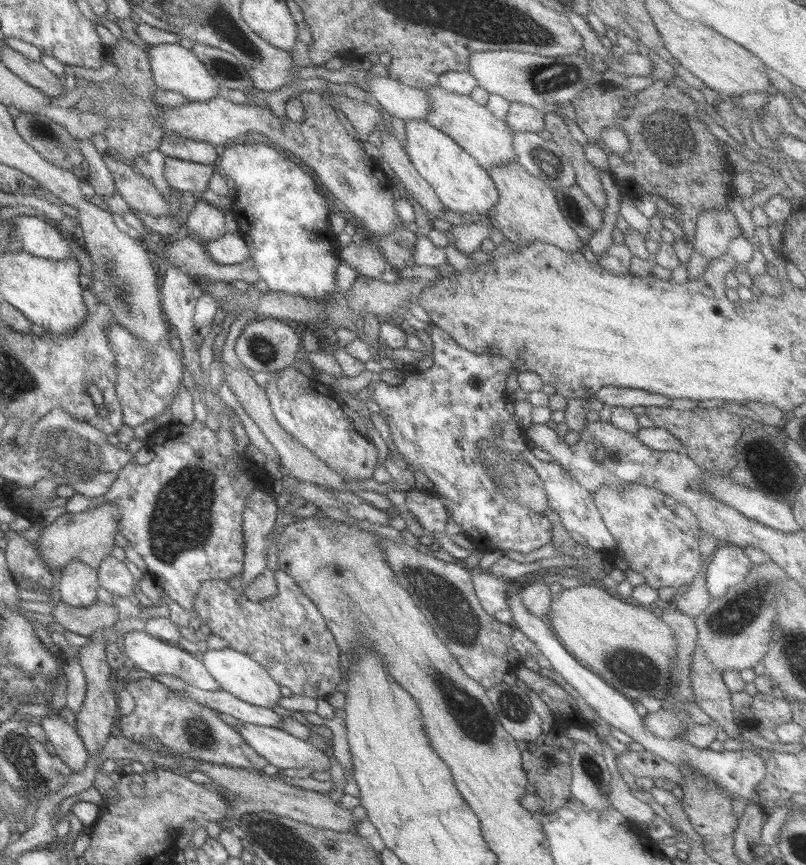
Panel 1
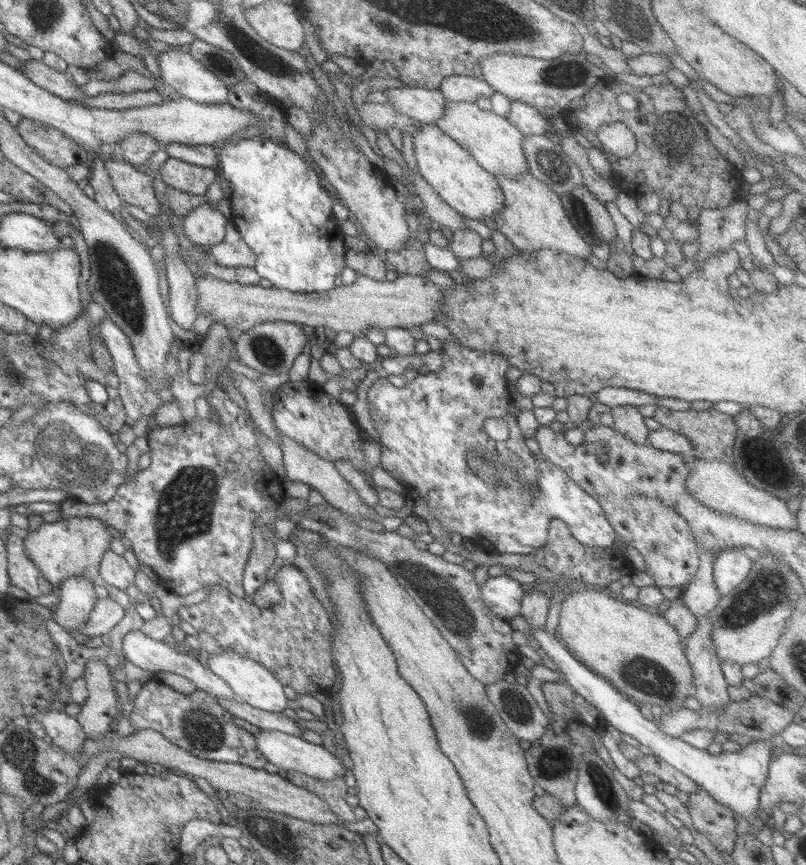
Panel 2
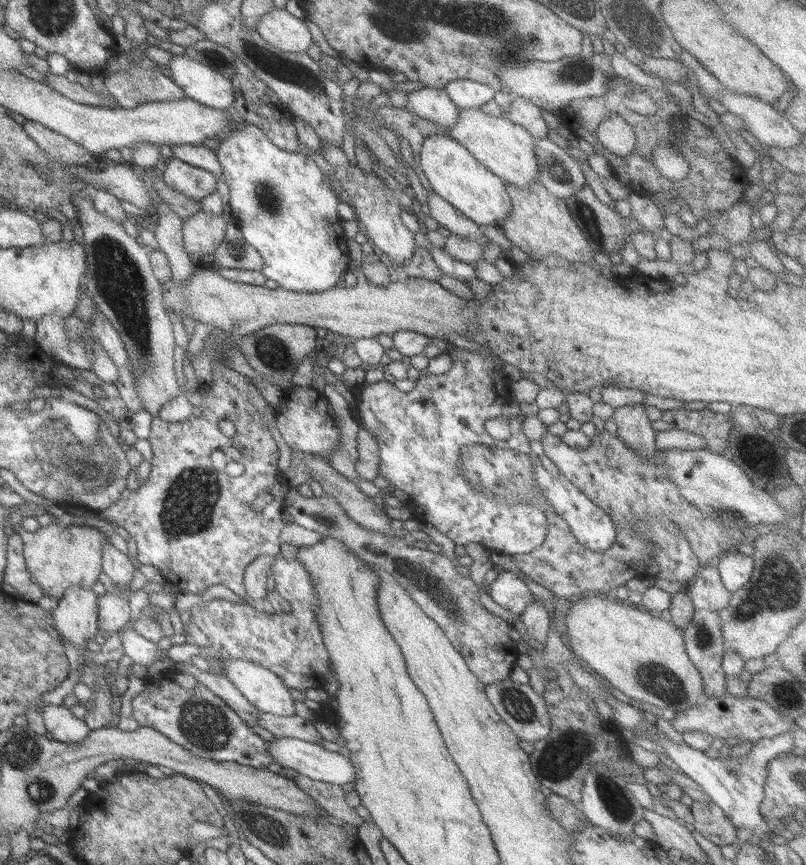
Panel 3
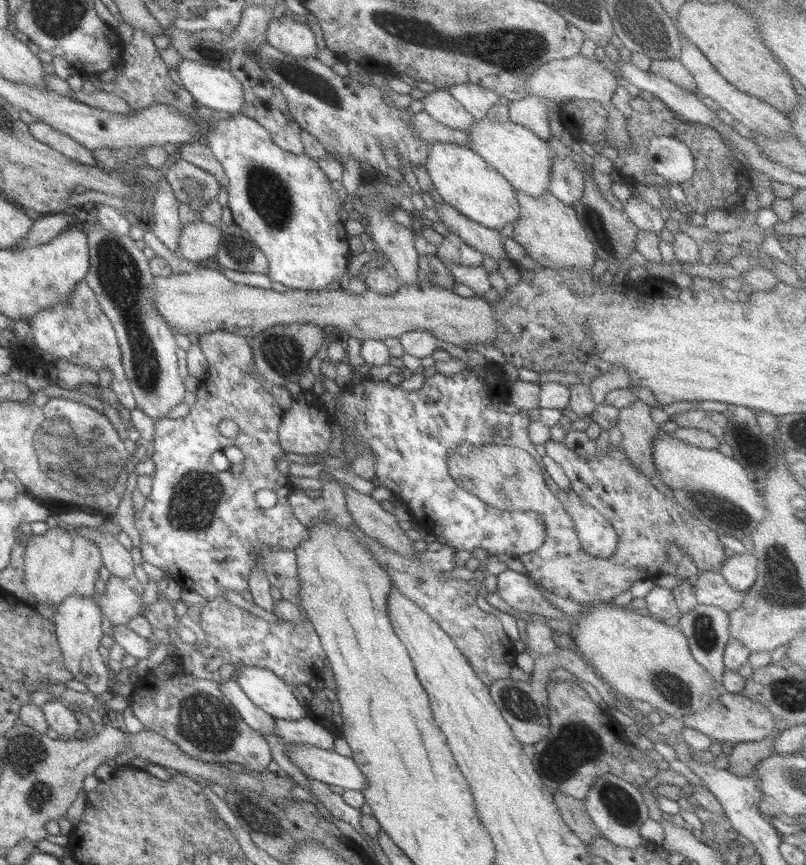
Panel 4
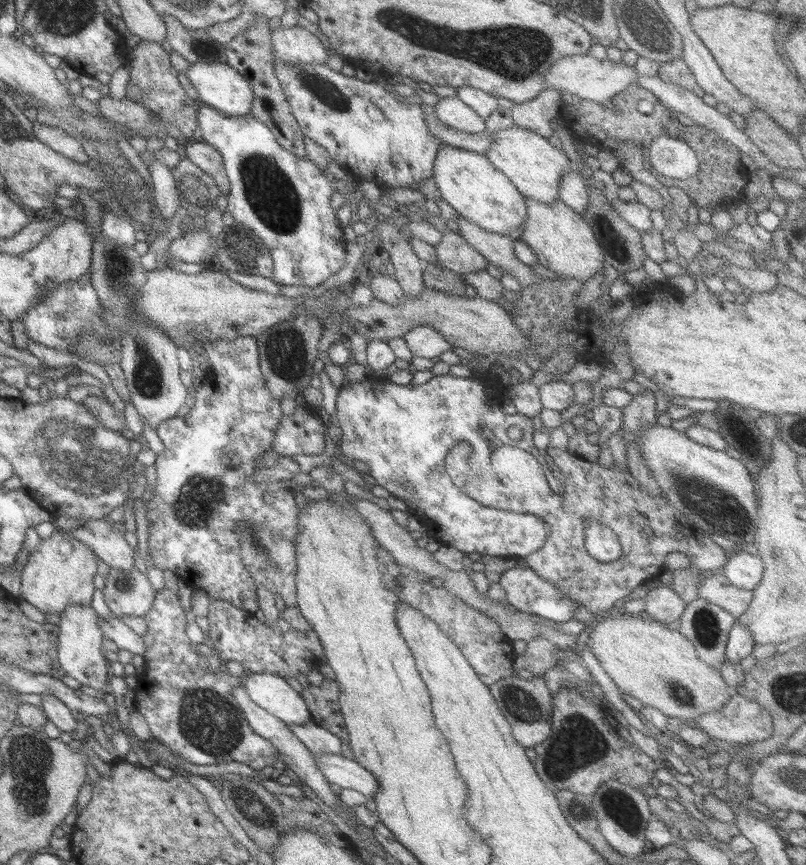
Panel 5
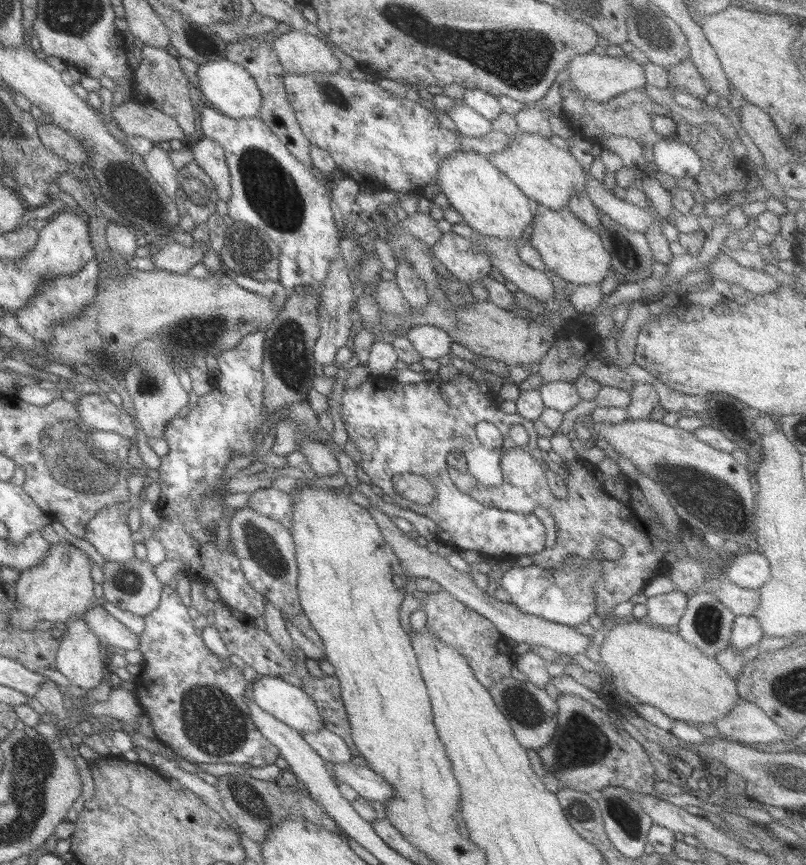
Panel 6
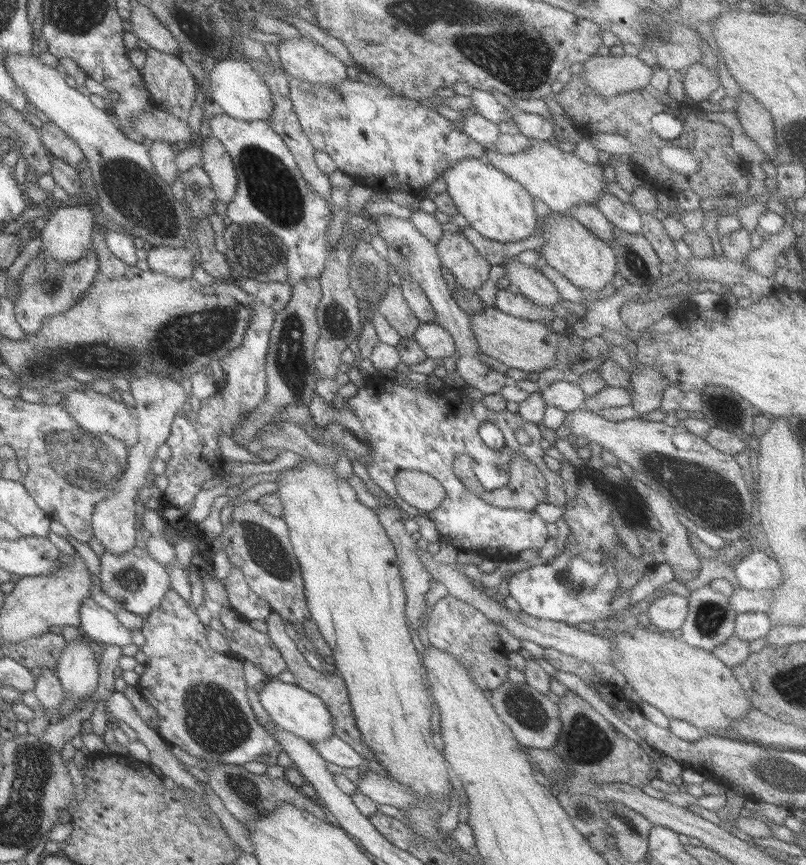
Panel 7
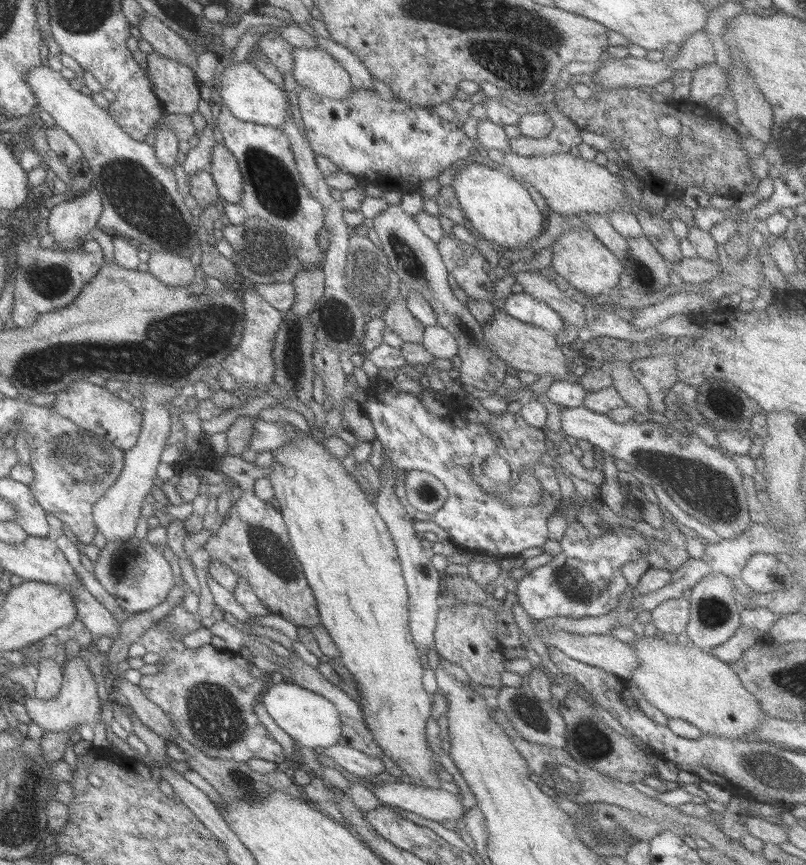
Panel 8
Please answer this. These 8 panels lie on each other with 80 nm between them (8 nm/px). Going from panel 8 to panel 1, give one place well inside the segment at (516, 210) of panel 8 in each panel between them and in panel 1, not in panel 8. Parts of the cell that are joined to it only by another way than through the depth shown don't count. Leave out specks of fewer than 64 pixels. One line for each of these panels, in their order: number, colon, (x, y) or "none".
1: (461, 186)
2: (448, 169)
3: (453, 174)
4: (464, 182)
5: (479, 194)
6: (490, 204)
7: (494, 205)

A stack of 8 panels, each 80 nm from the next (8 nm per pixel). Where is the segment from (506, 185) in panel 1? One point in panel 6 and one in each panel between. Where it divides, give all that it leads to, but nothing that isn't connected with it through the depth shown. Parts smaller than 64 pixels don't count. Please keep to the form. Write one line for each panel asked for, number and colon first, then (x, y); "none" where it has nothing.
2: (532, 217)
3: (539, 224)
4: (550, 232)
5: (561, 240)
6: (570, 249)

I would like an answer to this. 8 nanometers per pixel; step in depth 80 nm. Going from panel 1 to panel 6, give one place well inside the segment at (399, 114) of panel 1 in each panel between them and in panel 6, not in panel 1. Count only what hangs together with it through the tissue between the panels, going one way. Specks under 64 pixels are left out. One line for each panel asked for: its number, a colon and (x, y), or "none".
2: (425, 106)
3: (432, 104)
4: (439, 104)
5: (450, 111)
6: (467, 123)

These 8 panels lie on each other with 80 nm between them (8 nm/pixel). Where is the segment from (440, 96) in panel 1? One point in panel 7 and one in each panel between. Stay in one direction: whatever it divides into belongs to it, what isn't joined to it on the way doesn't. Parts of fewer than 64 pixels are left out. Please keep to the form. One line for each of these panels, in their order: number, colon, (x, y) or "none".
2: (492, 141)
3: (506, 150)
4: (522, 158)
5: (529, 161)
6: (549, 175)
7: (559, 179)

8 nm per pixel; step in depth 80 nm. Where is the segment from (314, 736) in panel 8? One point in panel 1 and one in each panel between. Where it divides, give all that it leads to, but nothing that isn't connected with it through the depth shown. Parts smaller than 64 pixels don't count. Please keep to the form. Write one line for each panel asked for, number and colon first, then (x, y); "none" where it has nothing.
1: (235, 673)
2: (253, 684)
3: (261, 688)
4: (266, 690)
5: (270, 692)
6: (288, 704)
7: (296, 711)

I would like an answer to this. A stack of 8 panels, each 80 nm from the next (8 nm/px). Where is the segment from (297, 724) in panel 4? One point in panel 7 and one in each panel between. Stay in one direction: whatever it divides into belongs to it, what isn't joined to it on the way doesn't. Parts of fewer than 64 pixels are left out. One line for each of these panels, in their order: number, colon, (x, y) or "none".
5: (317, 740)
6: (331, 748)
7: (334, 750)

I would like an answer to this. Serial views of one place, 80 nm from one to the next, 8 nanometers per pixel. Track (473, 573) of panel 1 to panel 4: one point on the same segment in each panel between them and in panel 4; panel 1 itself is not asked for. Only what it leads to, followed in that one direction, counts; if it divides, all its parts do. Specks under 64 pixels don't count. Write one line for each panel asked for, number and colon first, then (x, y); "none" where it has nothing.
2: (501, 595)
3: (510, 592)
4: (515, 589)

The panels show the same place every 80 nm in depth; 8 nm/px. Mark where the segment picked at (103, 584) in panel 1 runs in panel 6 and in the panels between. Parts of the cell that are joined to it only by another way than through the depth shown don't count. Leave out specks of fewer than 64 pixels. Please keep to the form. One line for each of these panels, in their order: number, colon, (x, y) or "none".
2: (113, 570)
3: (115, 565)
4: (116, 560)
5: (103, 538)
6: (108, 532)

